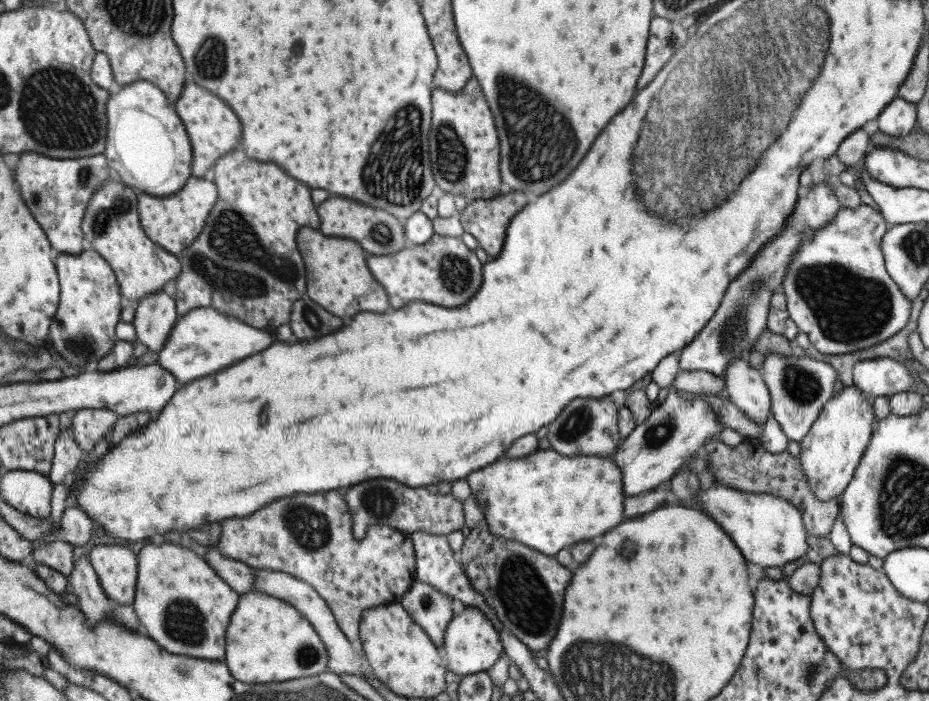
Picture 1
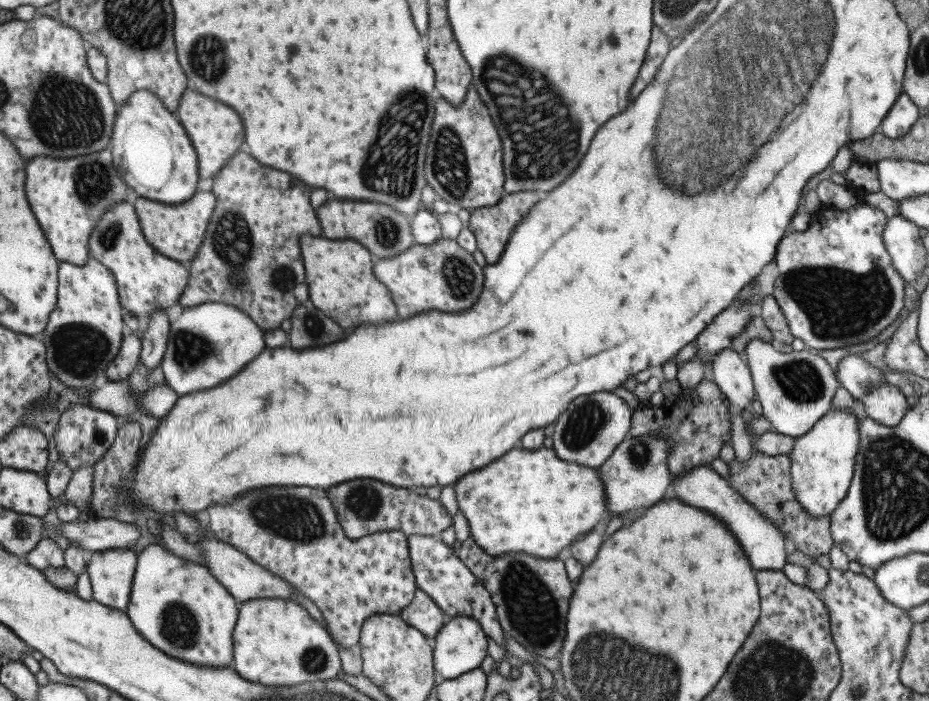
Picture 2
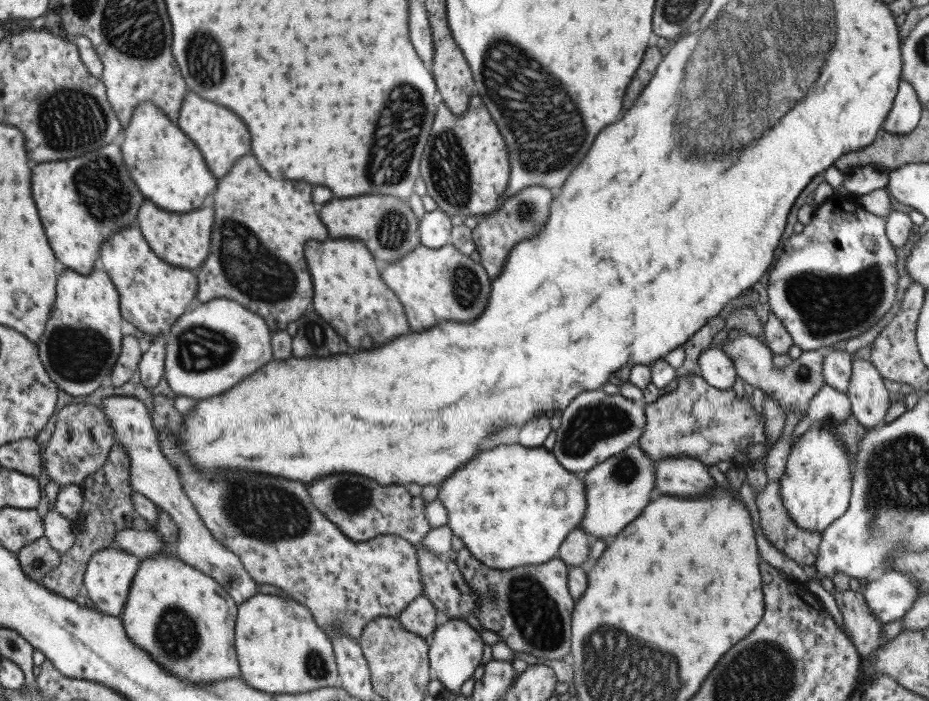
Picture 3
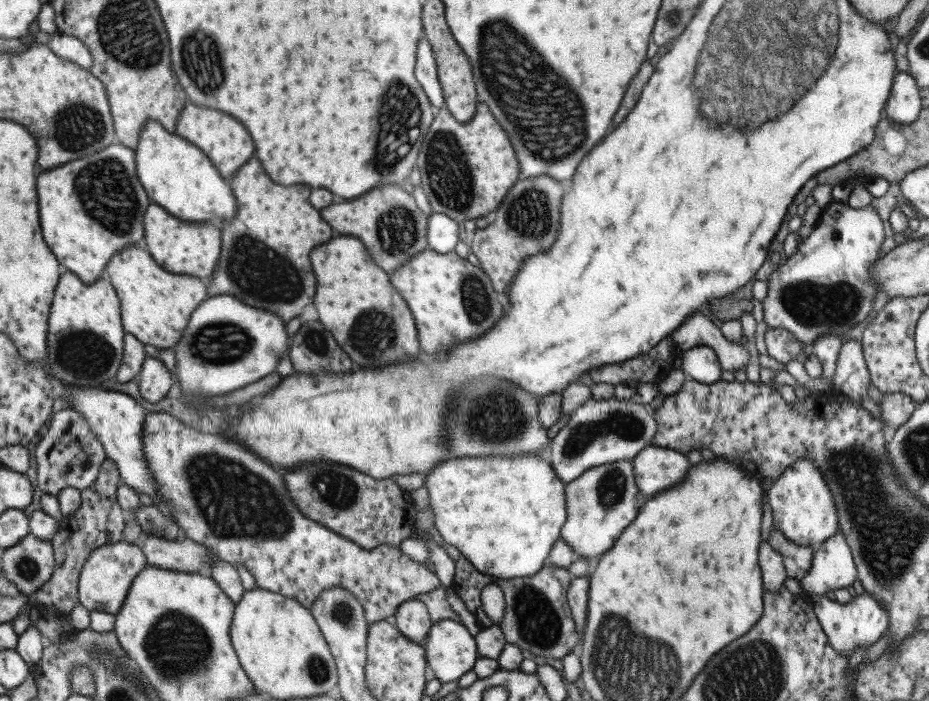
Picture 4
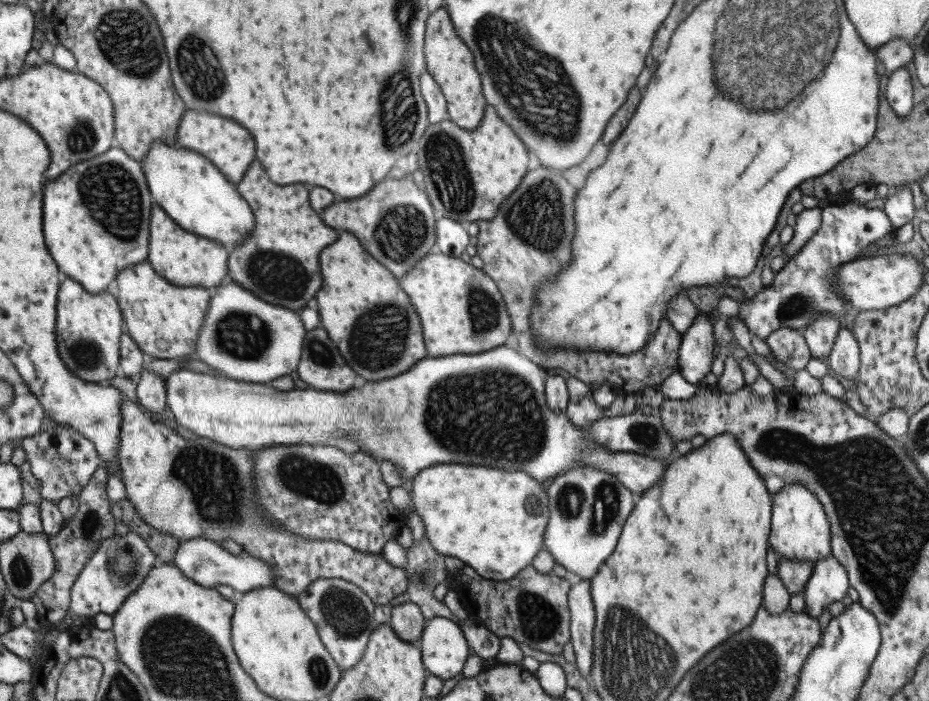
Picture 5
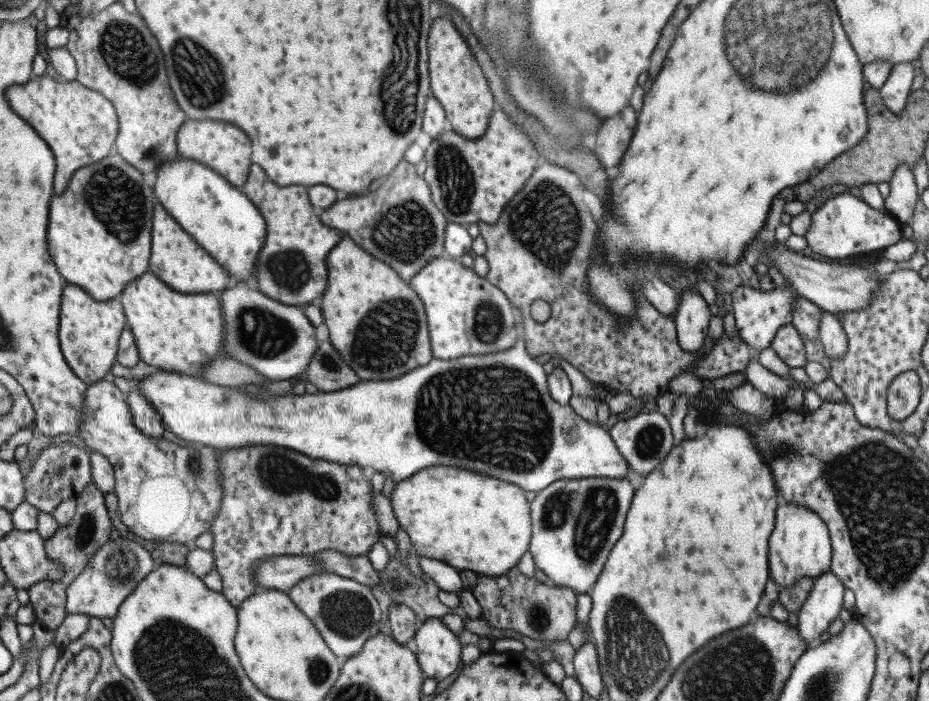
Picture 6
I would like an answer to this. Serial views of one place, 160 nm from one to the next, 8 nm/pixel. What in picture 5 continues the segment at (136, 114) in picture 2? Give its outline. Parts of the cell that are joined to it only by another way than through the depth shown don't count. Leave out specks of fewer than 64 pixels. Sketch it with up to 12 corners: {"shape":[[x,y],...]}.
{"shape":[[154,140],[141,165],[174,224],[231,250],[253,214],[205,157]]}

